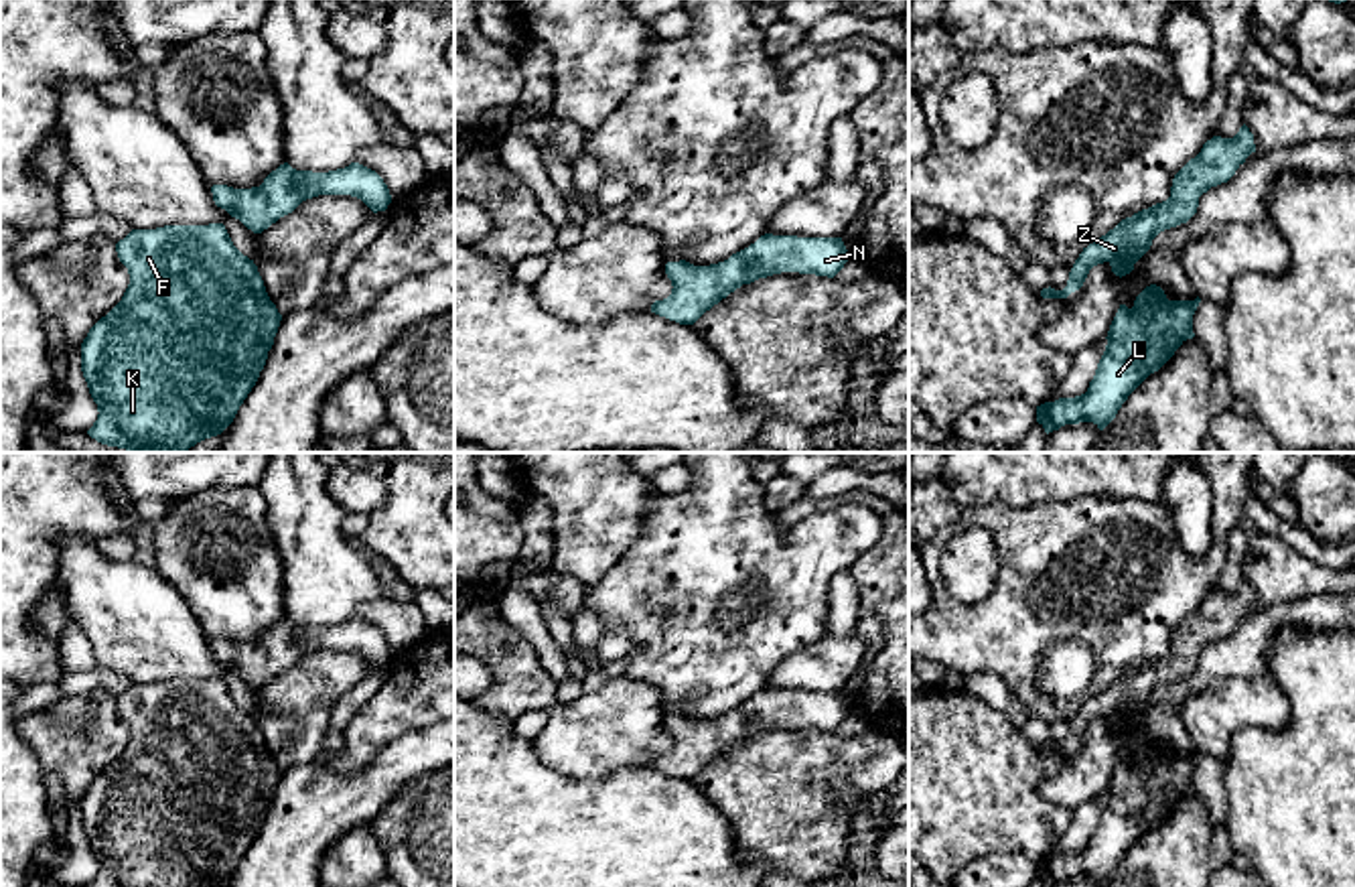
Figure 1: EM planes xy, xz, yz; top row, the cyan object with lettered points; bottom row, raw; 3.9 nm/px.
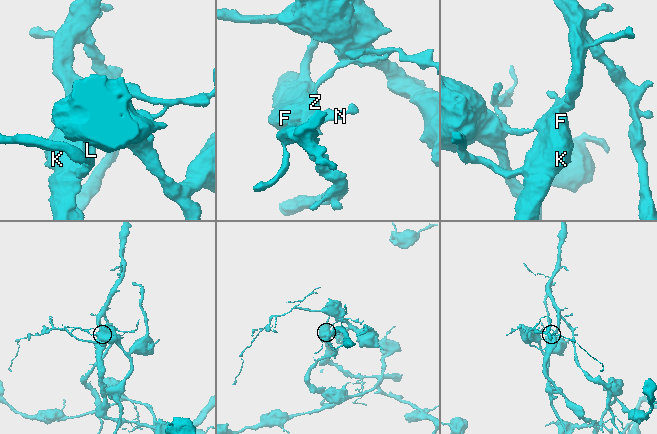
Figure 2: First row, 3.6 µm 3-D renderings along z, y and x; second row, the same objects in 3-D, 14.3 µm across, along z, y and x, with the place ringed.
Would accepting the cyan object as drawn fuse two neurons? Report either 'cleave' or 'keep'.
keep

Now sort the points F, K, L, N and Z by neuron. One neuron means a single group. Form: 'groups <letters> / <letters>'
groups F K L N Z

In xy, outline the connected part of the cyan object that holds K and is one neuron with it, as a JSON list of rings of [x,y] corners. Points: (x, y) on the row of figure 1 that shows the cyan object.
[[[223,223],[132,229],[116,252],[130,284],[81,343],[81,371],[99,412],[87,434],[136,453],[185,453],[233,422],[266,365],[282,315]]]

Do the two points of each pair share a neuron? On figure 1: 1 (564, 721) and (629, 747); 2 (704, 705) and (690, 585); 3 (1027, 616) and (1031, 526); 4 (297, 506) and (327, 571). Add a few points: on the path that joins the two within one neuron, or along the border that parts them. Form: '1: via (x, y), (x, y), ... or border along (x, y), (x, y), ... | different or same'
1: via (581, 733), (613, 733) | same
2: via (704, 674), (696, 664), (696, 616) | same
3: via (1029, 593), (1031, 549) | same
4: via (307, 520), (307, 534), (315, 555) | same

